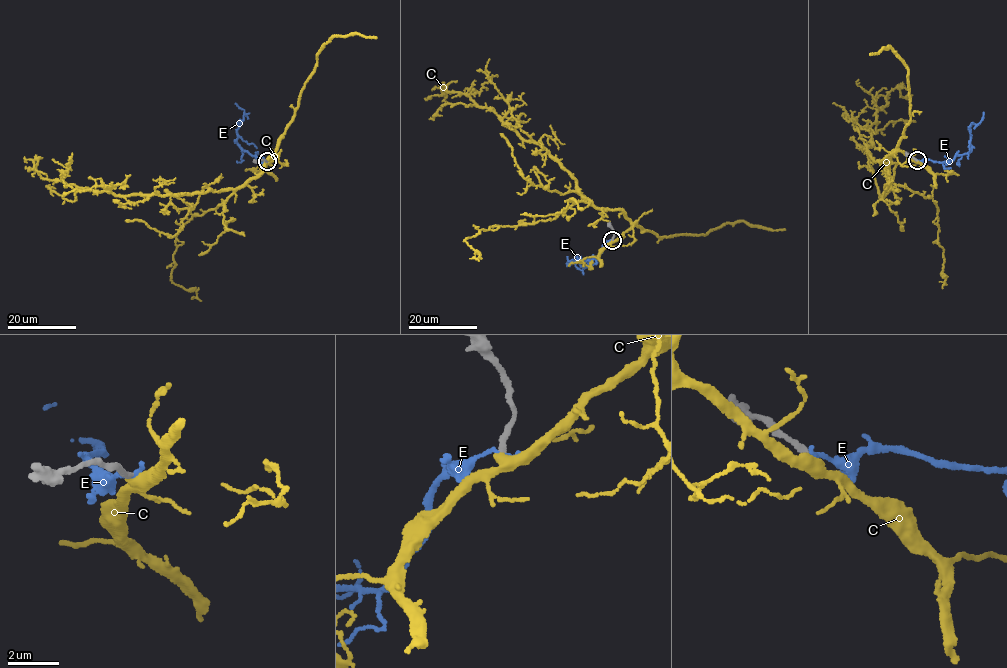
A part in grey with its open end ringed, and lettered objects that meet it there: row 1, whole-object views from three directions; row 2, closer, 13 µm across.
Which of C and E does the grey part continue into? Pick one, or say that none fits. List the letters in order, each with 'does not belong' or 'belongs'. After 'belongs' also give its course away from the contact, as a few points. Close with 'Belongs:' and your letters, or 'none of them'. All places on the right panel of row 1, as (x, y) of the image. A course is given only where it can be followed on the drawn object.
C: does not belong
E: does not belong
Belongs: none of them

